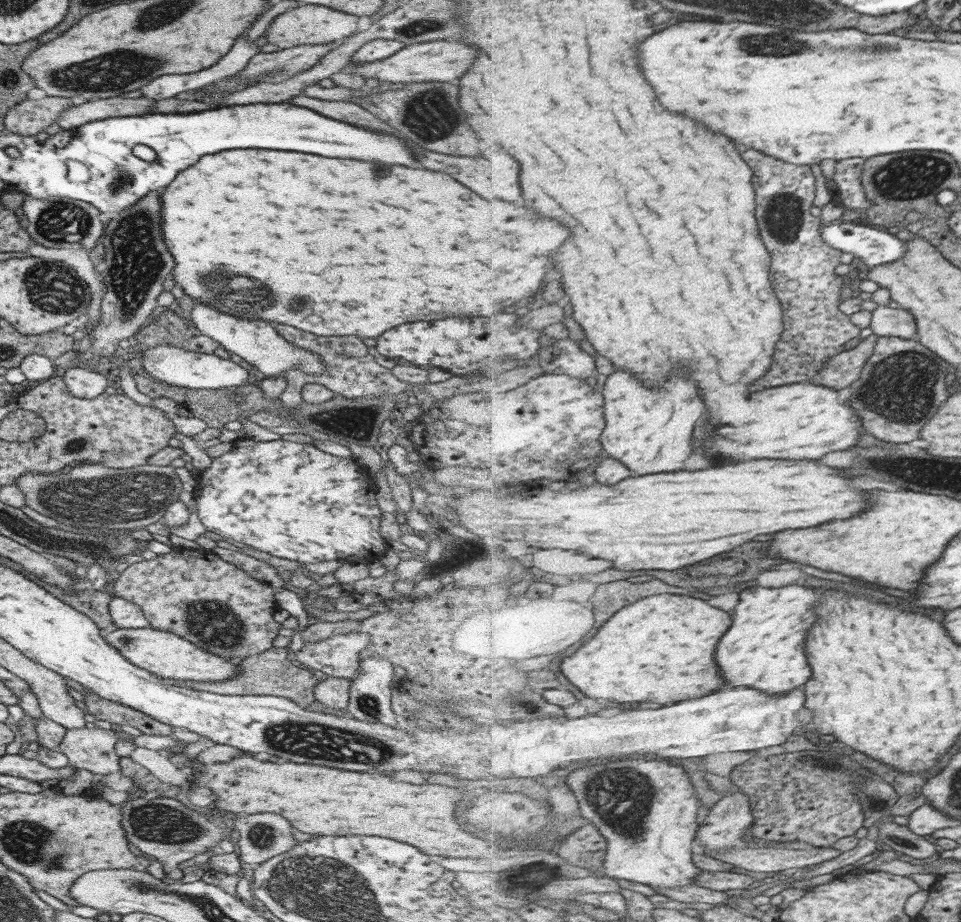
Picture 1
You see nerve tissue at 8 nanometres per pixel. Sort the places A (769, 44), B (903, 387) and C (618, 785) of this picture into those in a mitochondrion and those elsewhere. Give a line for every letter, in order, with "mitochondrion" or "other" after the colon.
A: mitochondrion
B: mitochondrion
C: mitochondrion

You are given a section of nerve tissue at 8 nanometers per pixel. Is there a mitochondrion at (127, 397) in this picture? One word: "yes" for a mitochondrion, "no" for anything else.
no

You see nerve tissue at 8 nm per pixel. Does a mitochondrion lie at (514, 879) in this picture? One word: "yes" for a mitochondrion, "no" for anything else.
no

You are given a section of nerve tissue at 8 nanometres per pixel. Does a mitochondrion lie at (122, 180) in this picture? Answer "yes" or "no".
yes

